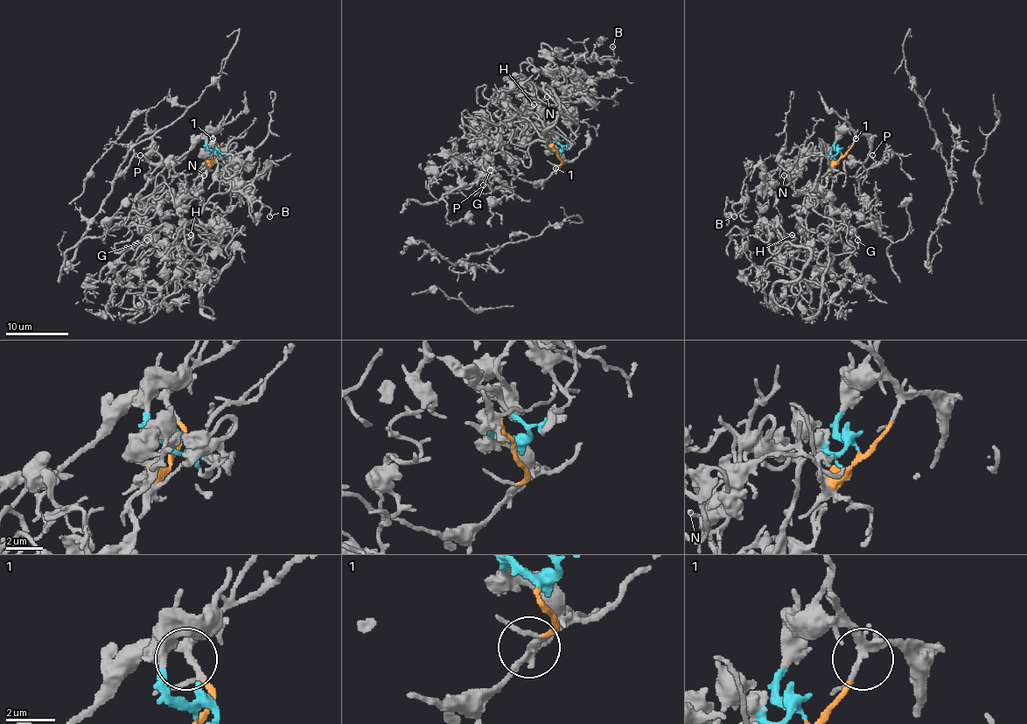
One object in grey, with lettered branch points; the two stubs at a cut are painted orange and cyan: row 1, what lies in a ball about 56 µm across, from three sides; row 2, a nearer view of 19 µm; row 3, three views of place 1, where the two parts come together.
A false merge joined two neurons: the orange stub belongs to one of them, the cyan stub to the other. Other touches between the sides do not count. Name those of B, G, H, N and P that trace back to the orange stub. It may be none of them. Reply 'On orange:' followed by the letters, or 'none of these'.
On orange: P

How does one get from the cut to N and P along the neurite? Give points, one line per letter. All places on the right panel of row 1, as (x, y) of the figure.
N: (840, 152), (823, 158), (820, 174), (810, 190), (796, 190), (784, 174)
P: (841, 154), (857, 137), (863, 136), (870, 151), (857, 176), (862, 178), (876, 160), (871, 156)

